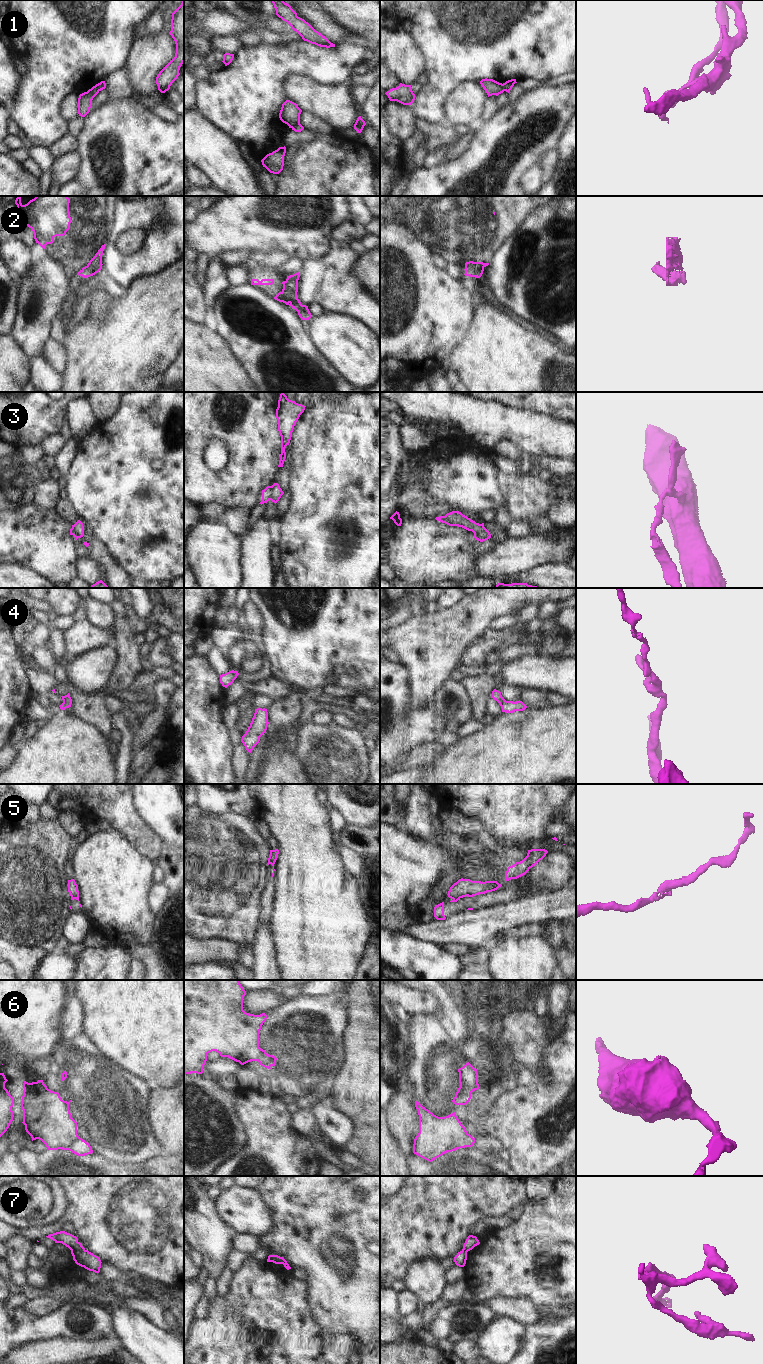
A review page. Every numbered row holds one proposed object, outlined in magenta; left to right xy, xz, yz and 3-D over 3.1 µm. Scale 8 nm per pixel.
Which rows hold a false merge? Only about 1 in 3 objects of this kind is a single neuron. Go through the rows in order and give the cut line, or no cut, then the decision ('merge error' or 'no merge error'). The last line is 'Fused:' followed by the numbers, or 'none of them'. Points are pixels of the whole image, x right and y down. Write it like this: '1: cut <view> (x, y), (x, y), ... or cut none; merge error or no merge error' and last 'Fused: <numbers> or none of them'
1: cut xz (299, 122), (291, 127); merge error
2: cut xz (281, 292), (289, 302); merge error
3: cut xz (272, 486), (269, 499); merge error
4: cut none; no merge error
5: cut yz (466, 895), (474, 895); merge error
6: cut xz (265, 1052), (257, 1060); merge error
7: cut xy (84, 1249), (71, 1251); merge error
Fused: 1, 2, 3, 5, 6, 7

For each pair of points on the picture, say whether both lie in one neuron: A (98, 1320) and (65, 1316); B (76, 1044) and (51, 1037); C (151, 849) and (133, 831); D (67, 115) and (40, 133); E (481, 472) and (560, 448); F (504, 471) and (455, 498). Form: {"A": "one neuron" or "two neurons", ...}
{"A": "one neuron", "B": "two neurons", "C": "one neuron", "D": "two neurons", "E": "two neurons", "F": "one neuron"}

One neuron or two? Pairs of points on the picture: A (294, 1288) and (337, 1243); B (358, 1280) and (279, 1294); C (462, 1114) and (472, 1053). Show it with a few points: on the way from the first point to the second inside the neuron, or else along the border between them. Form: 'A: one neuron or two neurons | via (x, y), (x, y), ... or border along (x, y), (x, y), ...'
A: two neurons | border along (304, 1281), (307, 1287), (308, 1304)
B: two neurons | border along (304, 1281), (307, 1287), (308, 1313)
C: two neurons | border along (459, 1044), (459, 1049), (467, 1061), (477, 1057)

